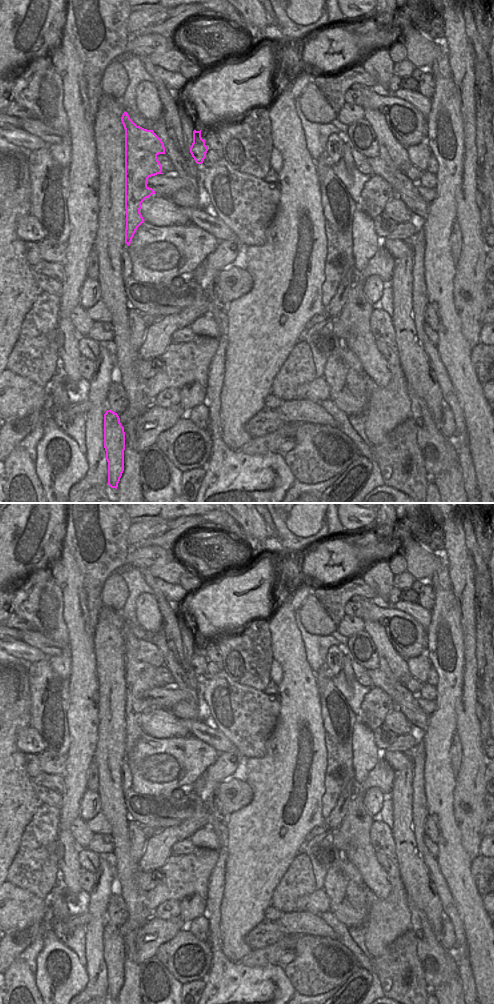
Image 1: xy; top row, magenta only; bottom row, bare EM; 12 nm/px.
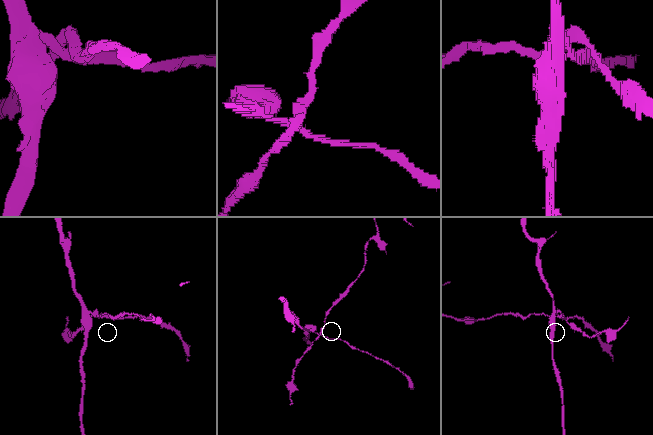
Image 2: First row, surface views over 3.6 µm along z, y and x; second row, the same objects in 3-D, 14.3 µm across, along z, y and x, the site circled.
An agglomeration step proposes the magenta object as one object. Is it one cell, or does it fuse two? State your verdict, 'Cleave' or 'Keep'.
Cleave

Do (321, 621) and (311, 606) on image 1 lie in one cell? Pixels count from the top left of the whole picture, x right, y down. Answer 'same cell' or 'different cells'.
same cell

